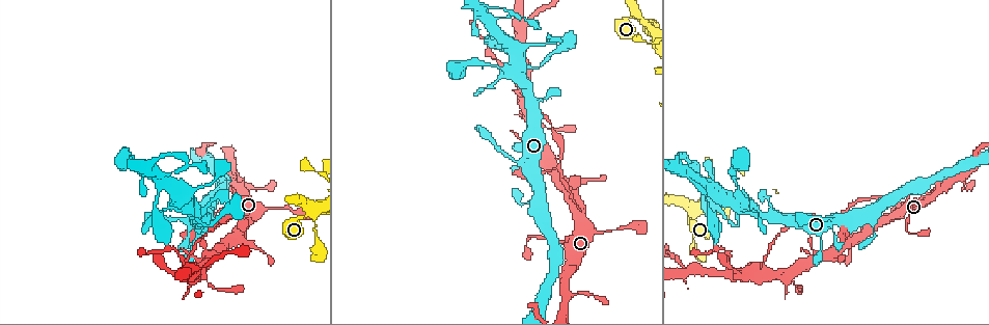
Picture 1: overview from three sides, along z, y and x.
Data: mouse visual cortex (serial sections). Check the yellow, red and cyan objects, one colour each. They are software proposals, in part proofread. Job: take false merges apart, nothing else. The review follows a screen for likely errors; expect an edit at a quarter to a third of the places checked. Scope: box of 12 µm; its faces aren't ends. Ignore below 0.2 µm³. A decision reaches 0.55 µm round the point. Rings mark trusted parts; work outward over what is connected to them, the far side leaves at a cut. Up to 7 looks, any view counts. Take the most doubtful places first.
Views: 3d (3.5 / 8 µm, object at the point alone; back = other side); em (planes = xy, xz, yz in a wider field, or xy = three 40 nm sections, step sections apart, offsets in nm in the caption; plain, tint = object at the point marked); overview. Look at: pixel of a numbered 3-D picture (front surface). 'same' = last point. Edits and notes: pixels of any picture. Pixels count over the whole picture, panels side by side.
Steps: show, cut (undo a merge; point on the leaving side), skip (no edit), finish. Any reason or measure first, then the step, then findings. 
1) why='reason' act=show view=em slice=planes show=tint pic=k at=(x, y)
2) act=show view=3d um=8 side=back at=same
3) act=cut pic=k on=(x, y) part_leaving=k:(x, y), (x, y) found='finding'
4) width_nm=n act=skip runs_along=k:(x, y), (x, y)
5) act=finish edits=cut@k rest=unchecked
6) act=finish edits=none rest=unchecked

act=show view=3d um=8 pic=1 at=(762, 271)

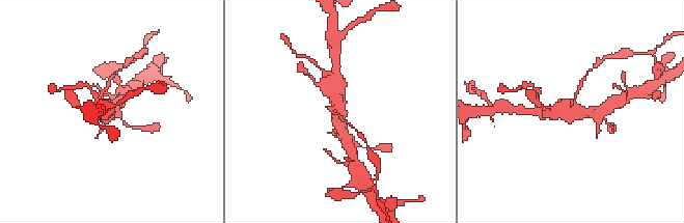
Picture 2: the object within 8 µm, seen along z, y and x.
why='closer look' act=show view=3d um=3.5 pic=2 at=(338, 110)

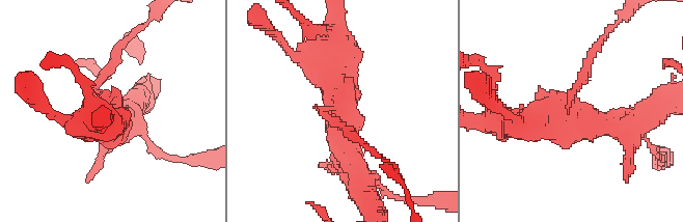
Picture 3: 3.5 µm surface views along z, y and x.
why='need the tissue' act=show view=em slice=xy step=3 show=tint pic=3 at=(345, 115)

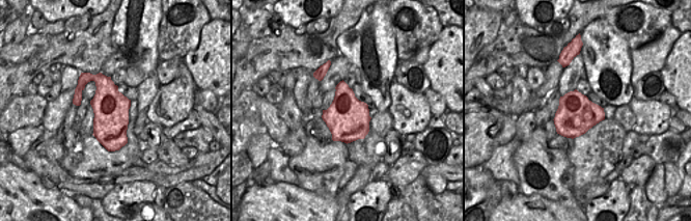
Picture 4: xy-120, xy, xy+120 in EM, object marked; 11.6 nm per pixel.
width_nm=500 act=cut pic=3 on=(117, 60) part_leaving=3:(96, 91), (117, 47), (146, 25) found='two cells meet here'

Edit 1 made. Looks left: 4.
why='sharp bend' act=show view=3d um=3.5 pic=1 at=(685, 206)

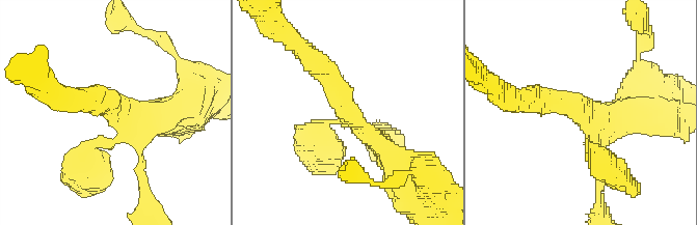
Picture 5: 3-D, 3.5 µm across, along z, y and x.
act=show view=em slice=xy step=1 show=tint pic=5 at=(579, 114)

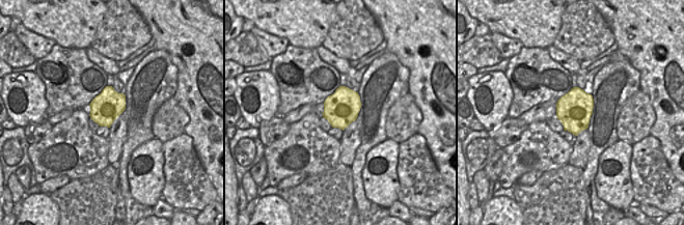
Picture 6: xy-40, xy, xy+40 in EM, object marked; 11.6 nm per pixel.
why='another direction' act=show view=em slice=xy step=5 show=tint at=same

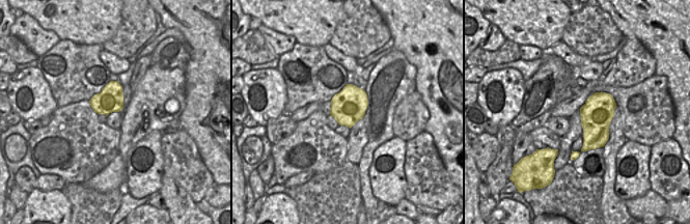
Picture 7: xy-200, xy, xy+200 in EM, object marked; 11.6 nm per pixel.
act=skip found='one cell here'

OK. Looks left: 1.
act=finish edits=cut@3 rest=unchecked

